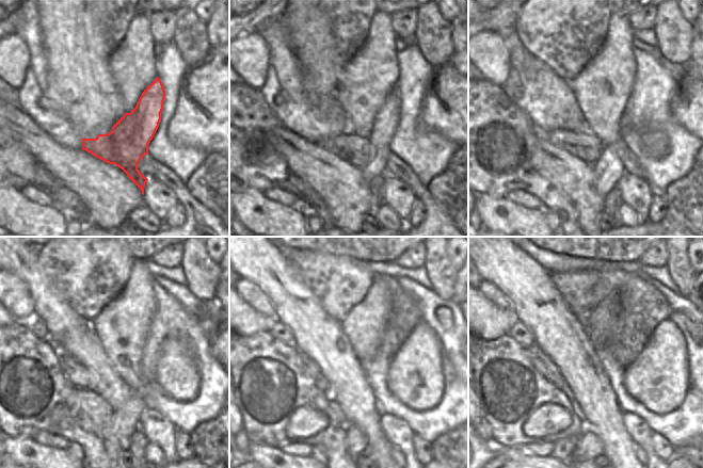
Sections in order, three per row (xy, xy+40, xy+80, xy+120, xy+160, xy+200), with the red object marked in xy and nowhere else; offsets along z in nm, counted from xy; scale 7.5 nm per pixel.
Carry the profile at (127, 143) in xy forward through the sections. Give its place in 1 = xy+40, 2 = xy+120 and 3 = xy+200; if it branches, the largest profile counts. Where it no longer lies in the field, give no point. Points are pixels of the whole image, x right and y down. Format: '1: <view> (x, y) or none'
1: xy+40 (369, 155)
2: xy+120 (125, 425)
3: xy+200 (589, 447)

